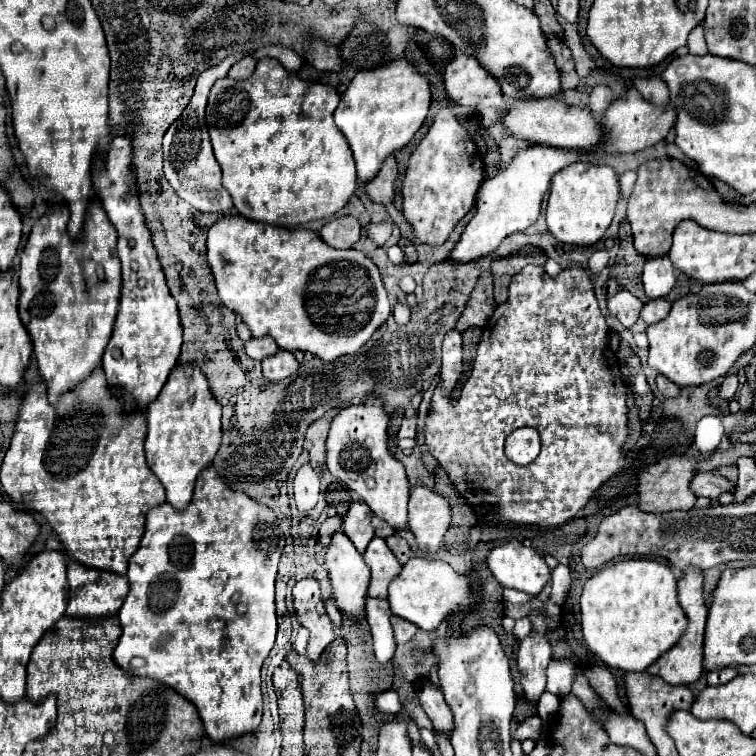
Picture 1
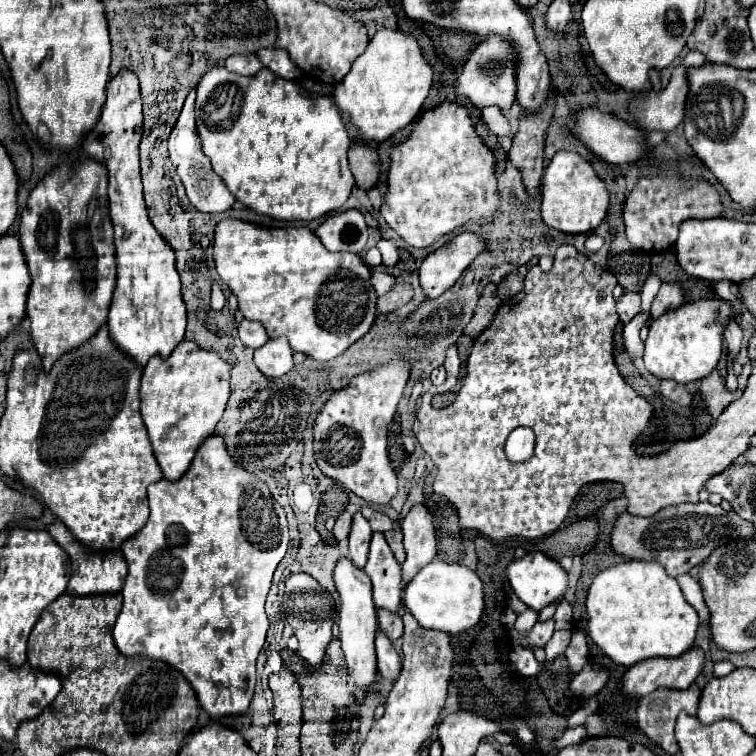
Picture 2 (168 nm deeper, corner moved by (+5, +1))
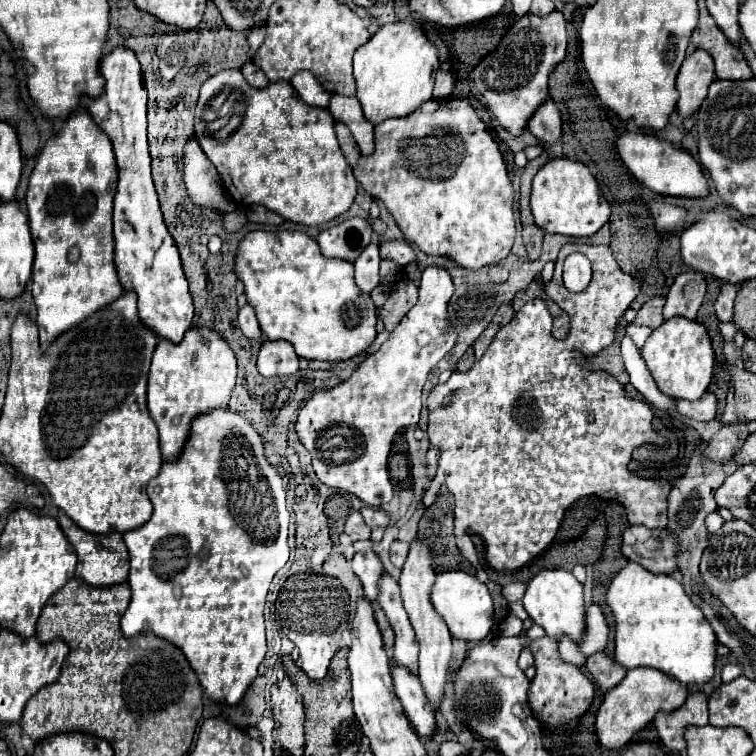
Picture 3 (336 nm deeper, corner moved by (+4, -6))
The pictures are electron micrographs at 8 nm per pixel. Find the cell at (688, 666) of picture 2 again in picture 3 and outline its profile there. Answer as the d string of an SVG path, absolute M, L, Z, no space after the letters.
M631 669L619 685L605 693L605 699L597 713L597 739L605 749L621 749L633 737L633 733L641 731L655 719L659 711L675 711L679 709L689 695L689 689L679 689L675 681L667 681L663 673L655 673L655 669Z

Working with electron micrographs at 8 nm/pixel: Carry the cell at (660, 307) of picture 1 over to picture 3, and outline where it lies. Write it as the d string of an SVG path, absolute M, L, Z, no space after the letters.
M685 271L677 275L667 295L667 303L663 311L665 319L685 317L695 321L703 297L705 297L705 279L699 271Z

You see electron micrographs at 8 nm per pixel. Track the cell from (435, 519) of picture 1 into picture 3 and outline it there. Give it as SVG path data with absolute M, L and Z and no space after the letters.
M413 541L407 563L403 565L399 587L401 587L401 597L403 597L407 615L411 619L411 625L413 625L413 629L417 633L417 641L419 641L419 681L421 681L427 697L431 699L431 705L435 709L439 709L441 699L443 699L449 659L451 659L451 633L431 603L431 585L433 583L435 583L435 571L431 567L431 553L427 553L427 549L423 549L423 545L419 545L419 541Z

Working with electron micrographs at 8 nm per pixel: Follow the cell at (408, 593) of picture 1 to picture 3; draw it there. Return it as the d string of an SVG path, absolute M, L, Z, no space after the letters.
M446 571L437 574L437 581L433 585L431 601L435 609L445 619L451 635L465 641L481 641L489 635L493 627L493 599L489 595L489 589L485 583L477 581L477 577L465 573L465 571Z

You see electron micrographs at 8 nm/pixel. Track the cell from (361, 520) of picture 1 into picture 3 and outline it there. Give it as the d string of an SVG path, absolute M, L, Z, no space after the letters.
M365 549L355 553L353 557L353 571L357 573L357 577L363 583L365 589L365 597L375 603L377 595L379 595L379 581L385 573L385 567L381 563L381 559L377 557L377 553L373 549Z

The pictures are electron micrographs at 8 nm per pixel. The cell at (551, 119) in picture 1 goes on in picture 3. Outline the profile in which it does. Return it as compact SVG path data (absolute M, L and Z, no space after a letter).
M621 133L617 139L617 153L623 159L625 167L653 193L671 195L671 197L707 197L709 183L703 175L701 165L691 157L689 151L673 147L671 143L643 133Z

